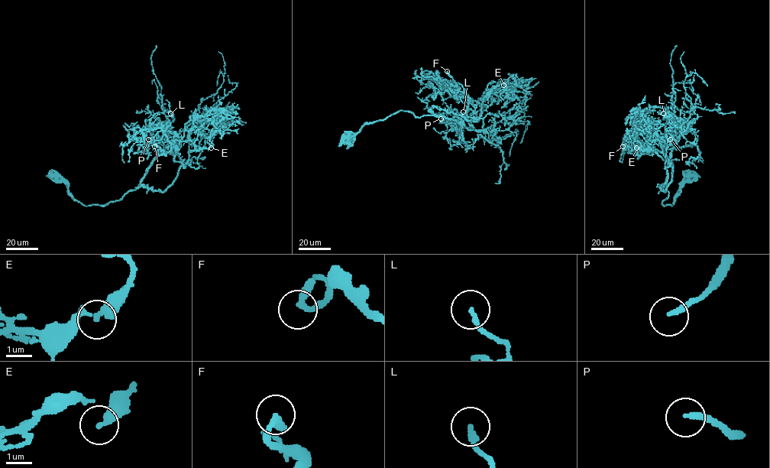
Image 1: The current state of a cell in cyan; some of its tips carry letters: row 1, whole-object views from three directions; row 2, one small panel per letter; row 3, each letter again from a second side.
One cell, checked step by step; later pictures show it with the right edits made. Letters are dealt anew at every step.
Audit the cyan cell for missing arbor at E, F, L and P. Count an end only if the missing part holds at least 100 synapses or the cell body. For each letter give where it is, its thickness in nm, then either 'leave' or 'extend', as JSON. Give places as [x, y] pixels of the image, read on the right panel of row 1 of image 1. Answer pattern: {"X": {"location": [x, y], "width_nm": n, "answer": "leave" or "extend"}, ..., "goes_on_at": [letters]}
{"E": {"location": [636, 147], "width_nm": 240, "answer": "leave"}, "F": {"location": [622, 146], "width_nm": 240, "answer": "leave"}, "L": {"location": [663, 113], "width_nm": 190, "answer": "leave"}, "P": {"location": [670, 139], "width_nm": 200, "answer": "leave"}, "goes_on_at": []}

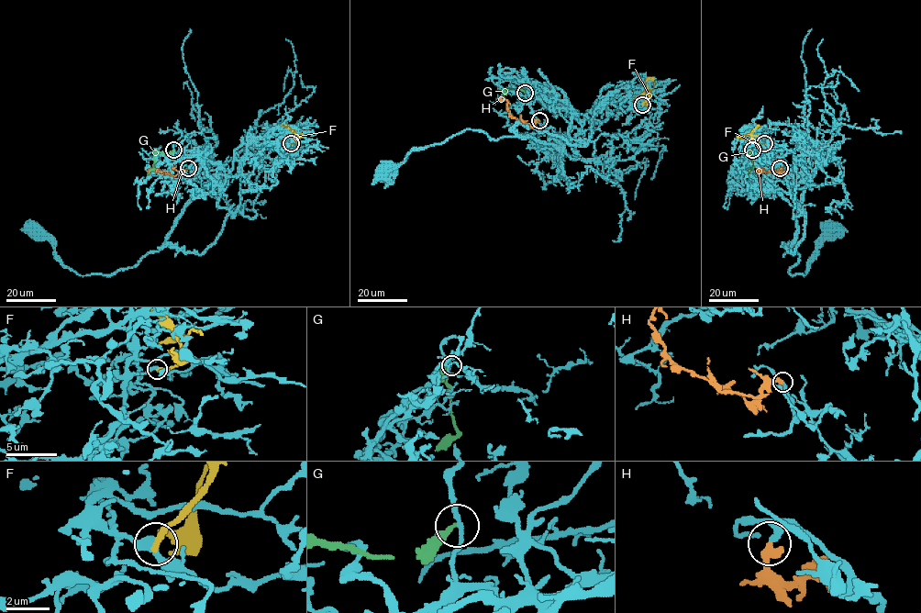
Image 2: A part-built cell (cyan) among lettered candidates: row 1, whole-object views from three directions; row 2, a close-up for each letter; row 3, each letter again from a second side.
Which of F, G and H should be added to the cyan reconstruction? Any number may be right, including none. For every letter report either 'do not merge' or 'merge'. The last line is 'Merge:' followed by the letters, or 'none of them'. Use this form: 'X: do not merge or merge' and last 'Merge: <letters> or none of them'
F: do not merge
G: do not merge
H: merge
Merge: H

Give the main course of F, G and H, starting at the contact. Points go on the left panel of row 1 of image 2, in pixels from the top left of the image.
F: (291, 143), (297, 141), (296, 136), (302, 136), (293, 136)
G: (173, 150), (169, 153), (157, 151), (154, 167), (148, 174)
H: (187, 168), (171, 176), (151, 169), (150, 172)

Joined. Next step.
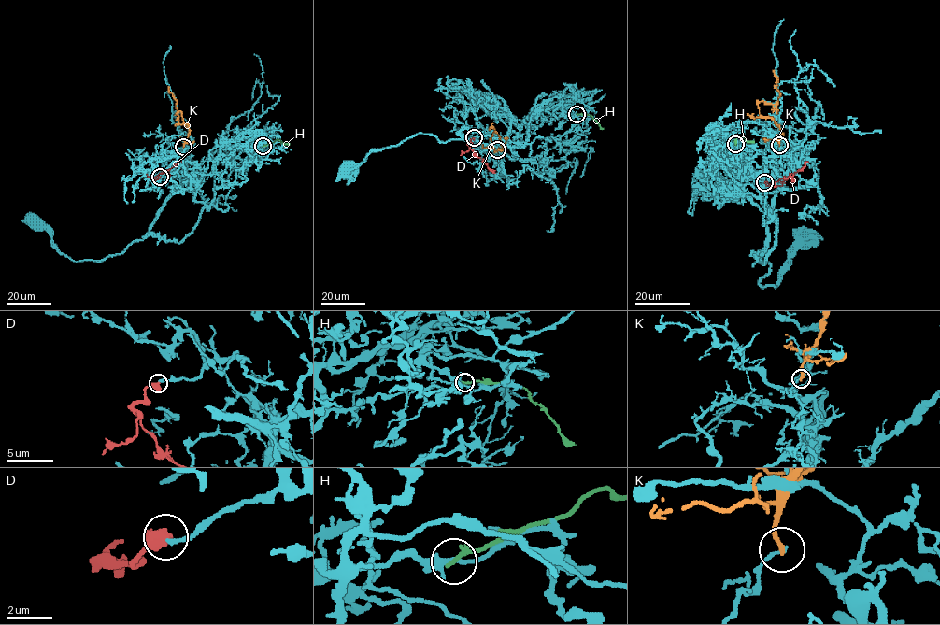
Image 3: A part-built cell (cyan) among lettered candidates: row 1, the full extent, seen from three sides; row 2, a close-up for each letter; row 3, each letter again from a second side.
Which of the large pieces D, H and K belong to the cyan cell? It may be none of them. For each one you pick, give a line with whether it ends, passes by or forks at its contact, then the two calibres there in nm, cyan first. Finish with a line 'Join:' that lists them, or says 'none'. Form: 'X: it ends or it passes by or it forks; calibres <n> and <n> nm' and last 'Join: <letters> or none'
D: it ends; calibres 200 and 600 nm
Join: D

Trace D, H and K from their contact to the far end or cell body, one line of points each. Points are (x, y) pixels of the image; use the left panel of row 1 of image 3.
D: (160, 177), (154, 177), (180, 160)
H: (263, 146), (277, 139), (290, 145)
K: (183, 147), (189, 129), (183, 121), (182, 112), (178, 114), (177, 100), (168, 86)

